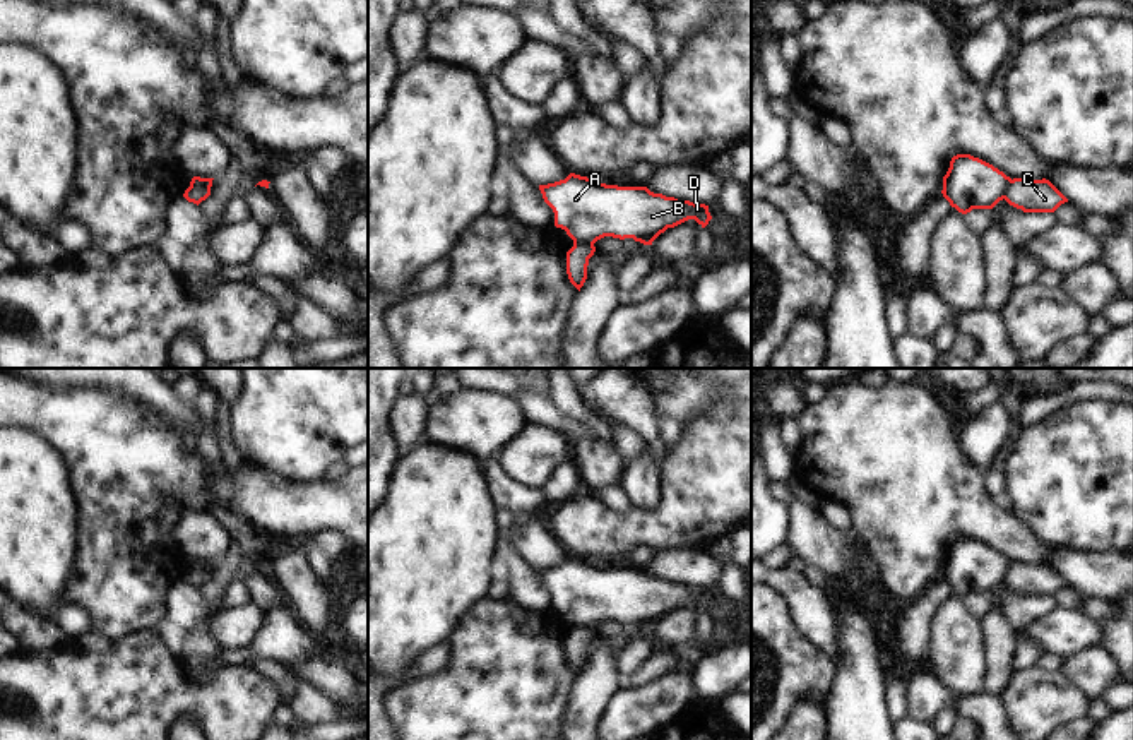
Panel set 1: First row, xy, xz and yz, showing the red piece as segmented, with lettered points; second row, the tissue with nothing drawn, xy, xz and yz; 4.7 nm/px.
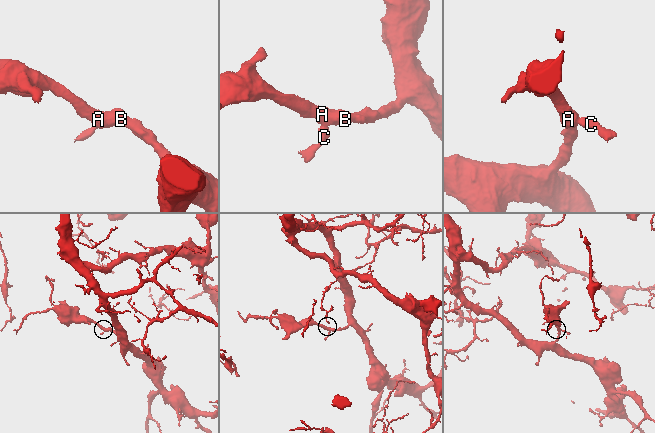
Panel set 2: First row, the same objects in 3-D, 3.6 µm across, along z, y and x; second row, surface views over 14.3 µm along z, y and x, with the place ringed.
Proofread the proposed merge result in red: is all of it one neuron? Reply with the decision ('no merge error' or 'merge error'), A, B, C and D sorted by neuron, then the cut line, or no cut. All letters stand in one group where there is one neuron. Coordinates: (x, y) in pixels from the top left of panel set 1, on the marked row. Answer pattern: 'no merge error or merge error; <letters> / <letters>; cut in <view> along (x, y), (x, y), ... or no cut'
merge error; A B D / C; cut in xz along (574, 240), (593, 244)

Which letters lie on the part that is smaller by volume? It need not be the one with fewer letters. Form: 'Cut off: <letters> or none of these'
Cut off: C

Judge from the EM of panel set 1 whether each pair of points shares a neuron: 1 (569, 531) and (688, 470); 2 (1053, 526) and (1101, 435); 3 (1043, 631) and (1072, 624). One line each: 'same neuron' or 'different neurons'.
1: same neuron
2: same neuron
3: same neuron

